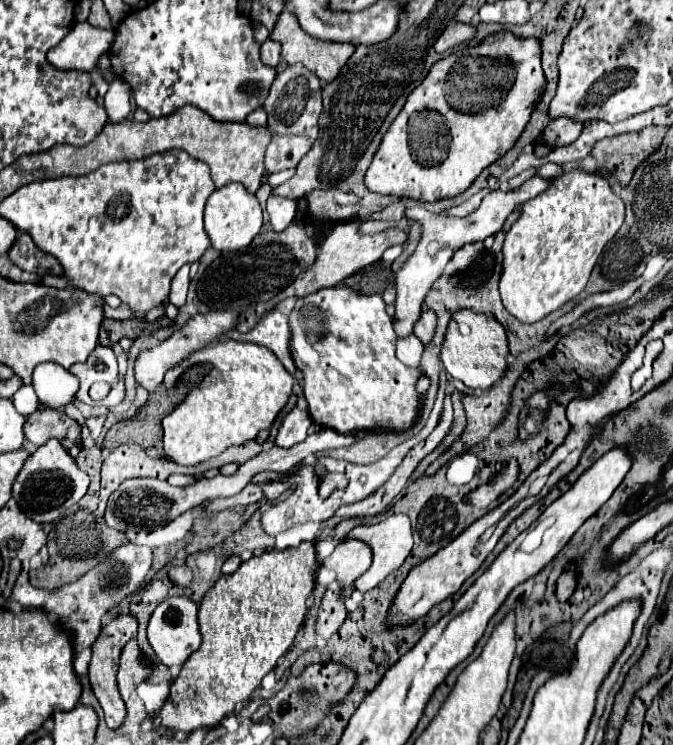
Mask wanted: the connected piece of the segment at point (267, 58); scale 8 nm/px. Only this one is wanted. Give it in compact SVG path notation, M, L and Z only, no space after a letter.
M267 39L263 45L261 45L261 61L267 65L267 67L277 67L281 59L281 47L277 47L277 43L273 43L271 39Z

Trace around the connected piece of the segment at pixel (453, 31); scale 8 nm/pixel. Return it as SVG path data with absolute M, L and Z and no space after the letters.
M451 23L449 27L445 27L445 31L441 33L441 37L435 41L435 51L443 53L463 41L469 41L475 35L475 27L469 23Z

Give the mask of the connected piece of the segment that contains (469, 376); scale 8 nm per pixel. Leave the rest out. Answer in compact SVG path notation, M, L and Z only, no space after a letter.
M471 309L453 313L441 347L441 363L453 379L463 381L471 389L489 389L497 383L497 379L501 379L507 367L507 355L507 335L497 319L483 313L473 313Z

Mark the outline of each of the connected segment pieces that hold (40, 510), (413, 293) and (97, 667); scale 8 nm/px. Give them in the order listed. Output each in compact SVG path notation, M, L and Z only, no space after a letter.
M49 439L23 463L13 485L13 497L31 519L39 523L53 523L61 519L67 509L79 503L79 499L87 493L87 487L87 473L77 467L75 459L67 453L67 449L61 447L57 439Z
M539 175L527 179L521 187L513 189L513 191L491 191L479 205L479 209L475 209L471 215L467 217L449 217L449 215L435 215L435 213L429 213L427 209L415 205L411 209L405 211L407 219L413 219L417 223L421 223L421 241L415 249L415 253L409 257L409 261L405 263L405 267L397 273L397 301L395 301L395 323L393 323L393 329L397 333L397 337L407 337L413 333L413 325L415 321L419 319L419 313L421 313L421 303L427 295L427 291L431 289L431 285L441 277L443 273L443 267L449 263L449 259L455 255L455 251L459 251L463 245L467 243L475 243L475 241L483 241L491 235L497 235L501 229L503 229L503 223L505 219L509 217L509 213L533 199L535 195L543 193L547 187L551 185L551 179L543 179Z
M123 613L123 615L117 615L113 621L109 621L101 629L97 641L93 643L93 657L91 657L91 663L89 663L89 683L91 683L91 689L93 689L95 697L97 697L97 701L101 703L101 707L105 711L105 721L107 721L107 725L111 729L119 729L121 723L125 721L125 715L127 715L125 703L123 703L123 699L119 695L119 689L117 689L115 675L117 675L117 669L119 669L121 649L135 635L137 635L137 619L133 615Z

